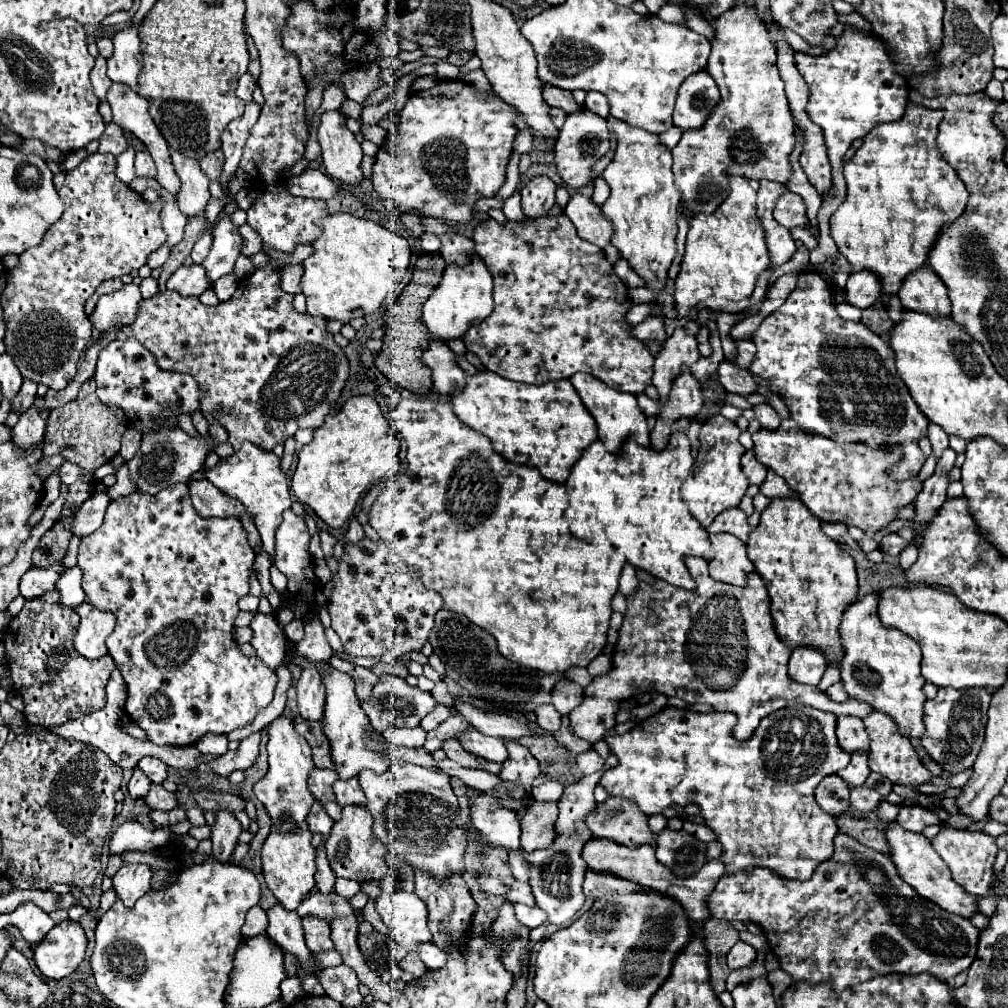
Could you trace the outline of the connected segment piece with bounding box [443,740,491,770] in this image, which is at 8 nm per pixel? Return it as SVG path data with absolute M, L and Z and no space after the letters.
M449 740L449 742L445 742L443 750L447 752L447 756L449 756L453 762L457 762L457 764L463 766L463 768L485 770L485 766L491 764L489 760L485 760L485 758L481 758L481 756L473 756L471 752L467 752L467 750L459 744L459 740Z

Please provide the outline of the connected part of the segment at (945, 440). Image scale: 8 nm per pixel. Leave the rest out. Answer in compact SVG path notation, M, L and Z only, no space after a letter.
M929 422L929 430L927 430L927 432L931 432L931 434L929 434L929 440L931 440L931 446L933 446L935 456L939 458L941 452L949 446L949 436L947 436L947 432L945 432L941 426L937 426L935 422Z

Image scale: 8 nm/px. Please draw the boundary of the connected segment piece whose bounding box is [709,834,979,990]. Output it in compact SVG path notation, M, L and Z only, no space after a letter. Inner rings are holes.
M849 834L835 836L835 856L821 862L813 872L813 878L805 882L783 878L763 866L737 870L735 874L723 874L709 896L709 910L715 918L755 922L761 926L771 950L779 958L779 966L789 972L793 980L805 980L813 984L830 982L835 990L845 990L857 982L891 972L931 972L933 976L951 984L959 972L971 966L973 954L977 952L979 930L967 918L951 914L941 906L921 898L909 884L901 880L889 856L863 846ZM847 852L855 852L857 860L865 860L865 864L843 862Z

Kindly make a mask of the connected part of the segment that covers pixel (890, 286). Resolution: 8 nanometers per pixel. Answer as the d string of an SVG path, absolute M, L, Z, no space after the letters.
M907 102L903 118L875 126L871 134L863 138L855 156L845 164L843 176L847 182L847 196L831 216L831 236L851 262L853 272L871 270L883 278L883 294L897 294L901 280L927 262L927 250L931 250L941 226L953 222L953 218L957 218L967 206L969 194L965 184L957 178L957 172L941 160L935 144L941 118L943 110L931 110L923 104Z

